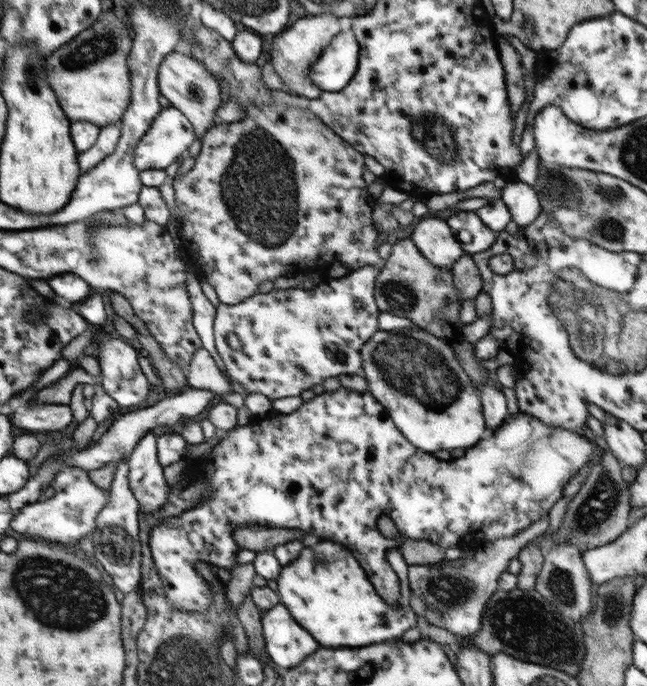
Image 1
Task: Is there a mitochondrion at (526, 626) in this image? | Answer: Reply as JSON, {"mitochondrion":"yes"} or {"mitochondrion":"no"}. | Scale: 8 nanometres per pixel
{"mitochondrion":"yes"}

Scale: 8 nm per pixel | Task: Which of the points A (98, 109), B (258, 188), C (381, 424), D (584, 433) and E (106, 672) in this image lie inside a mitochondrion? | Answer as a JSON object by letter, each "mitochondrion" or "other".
{"A":"other","B":"mitochondrion","C":"other","D":"other","E":"other"}

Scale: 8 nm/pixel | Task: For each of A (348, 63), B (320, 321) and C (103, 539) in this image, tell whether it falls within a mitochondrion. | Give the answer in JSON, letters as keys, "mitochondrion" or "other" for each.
{"A":"other","B":"mitochondrion","C":"mitochondrion"}

